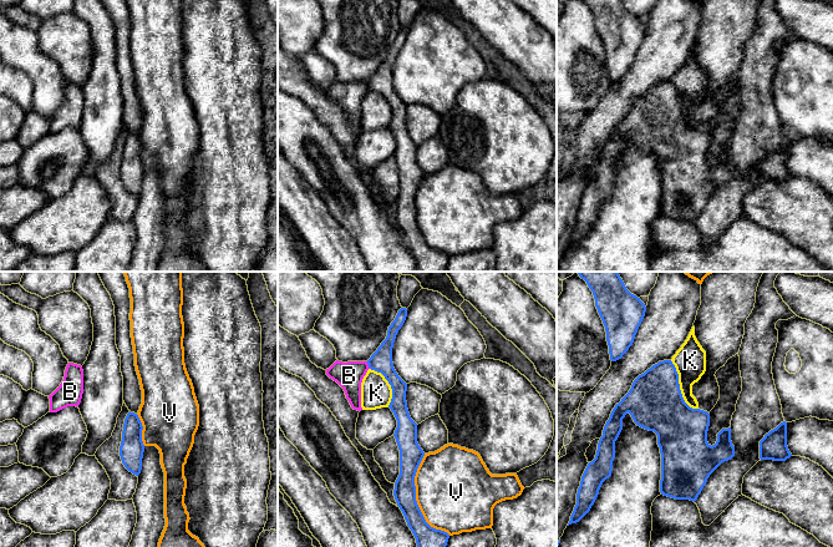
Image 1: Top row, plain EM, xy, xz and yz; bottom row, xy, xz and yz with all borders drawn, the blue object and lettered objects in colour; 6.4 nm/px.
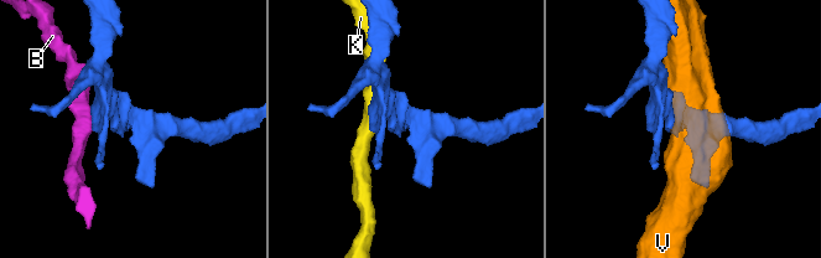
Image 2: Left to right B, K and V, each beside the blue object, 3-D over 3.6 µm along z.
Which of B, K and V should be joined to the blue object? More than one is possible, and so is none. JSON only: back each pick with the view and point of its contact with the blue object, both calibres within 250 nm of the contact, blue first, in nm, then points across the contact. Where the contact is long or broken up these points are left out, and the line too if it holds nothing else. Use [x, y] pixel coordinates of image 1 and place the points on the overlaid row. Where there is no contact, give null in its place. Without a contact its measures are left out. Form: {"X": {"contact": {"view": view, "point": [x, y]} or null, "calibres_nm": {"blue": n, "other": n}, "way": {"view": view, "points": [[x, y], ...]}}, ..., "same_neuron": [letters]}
{"same_neuron": []}

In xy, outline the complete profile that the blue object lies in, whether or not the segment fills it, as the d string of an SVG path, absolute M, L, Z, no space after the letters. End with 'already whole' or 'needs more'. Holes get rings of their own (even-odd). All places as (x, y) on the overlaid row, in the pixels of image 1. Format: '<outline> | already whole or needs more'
M129 411L123 424L120 456L125 467L136 476L141 473L144 452L142 430L138 415Z | already whole

